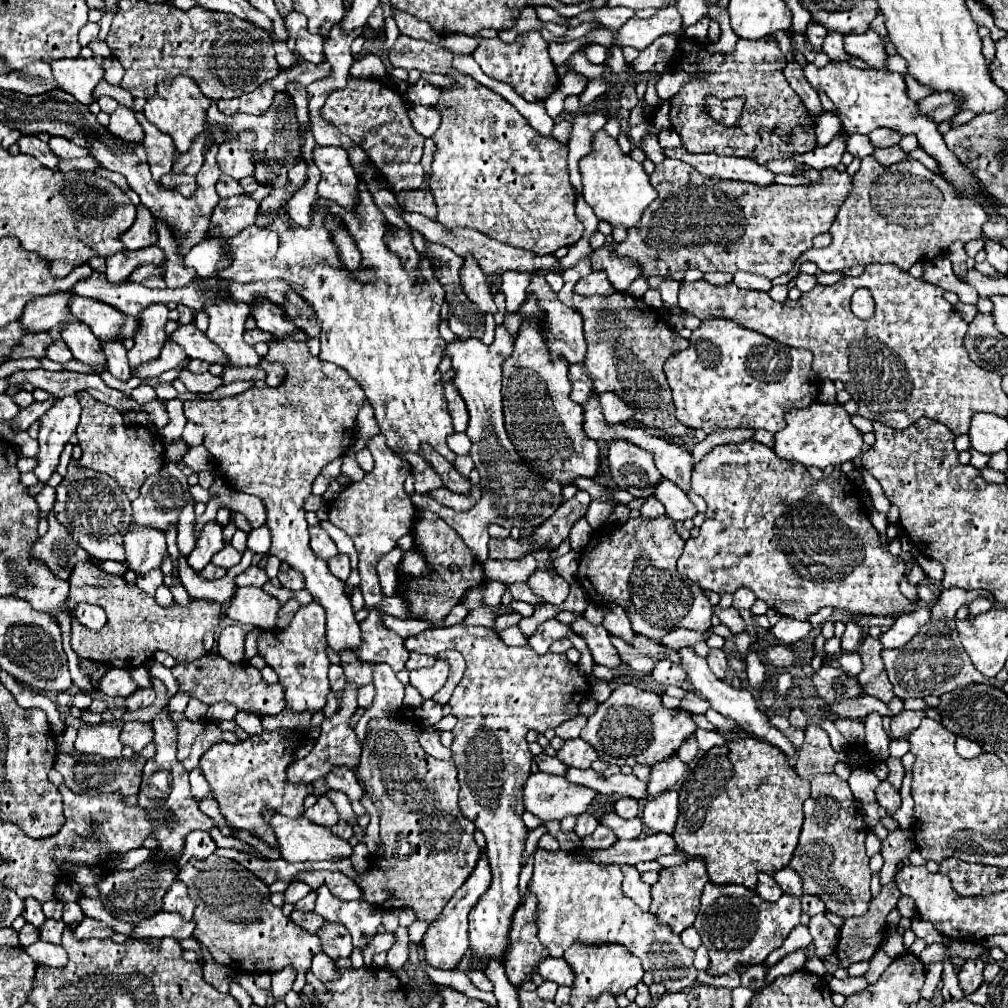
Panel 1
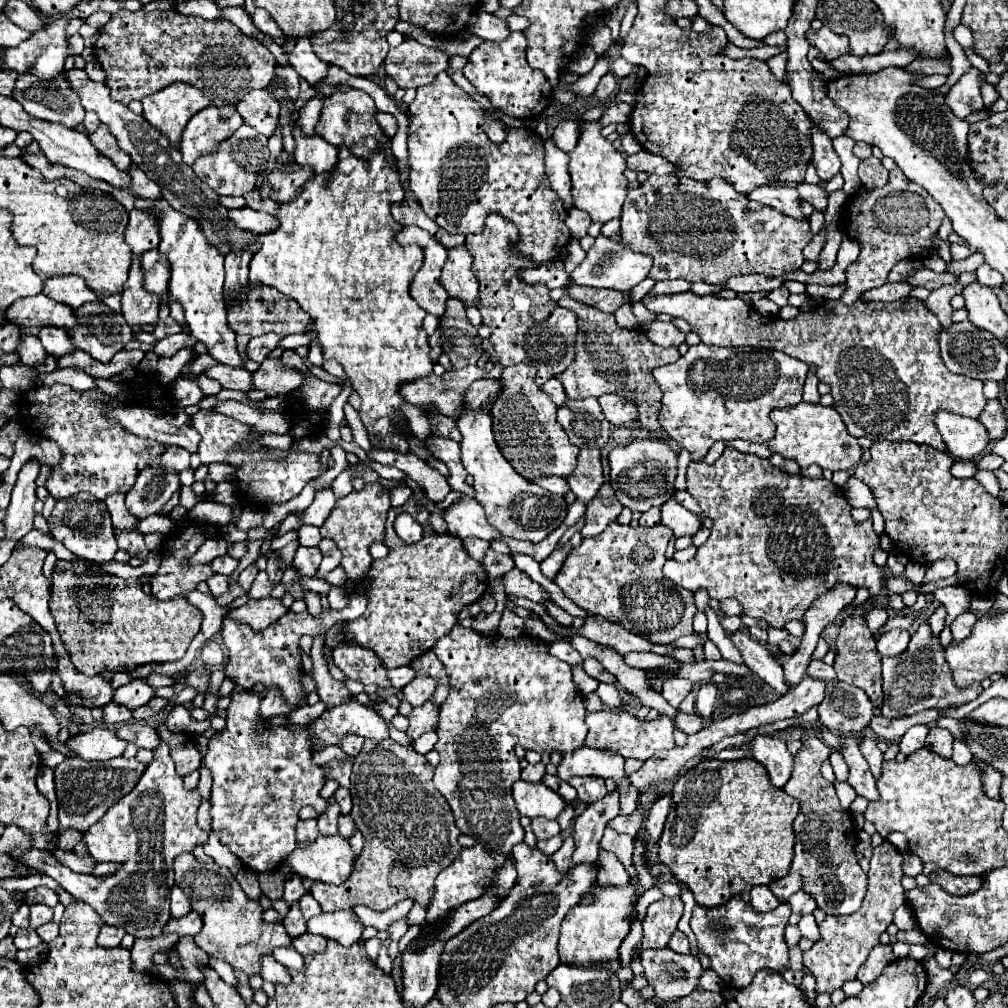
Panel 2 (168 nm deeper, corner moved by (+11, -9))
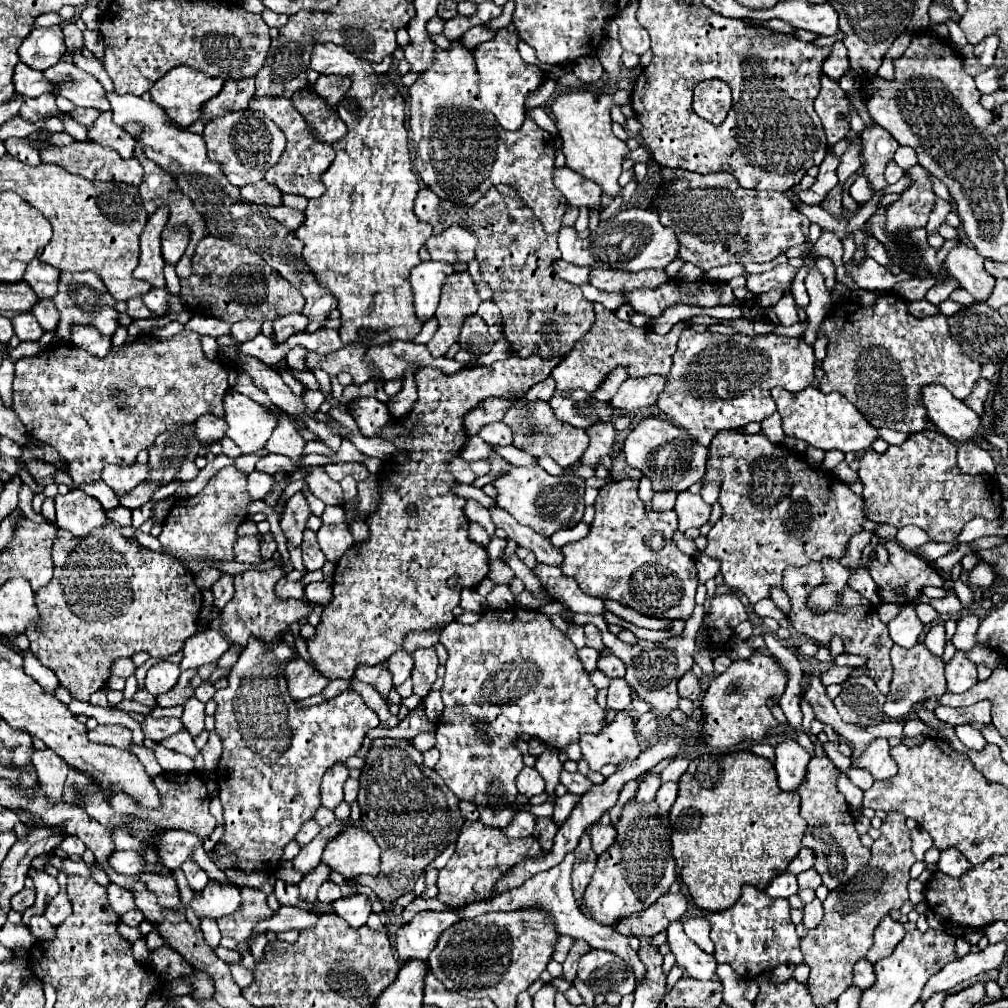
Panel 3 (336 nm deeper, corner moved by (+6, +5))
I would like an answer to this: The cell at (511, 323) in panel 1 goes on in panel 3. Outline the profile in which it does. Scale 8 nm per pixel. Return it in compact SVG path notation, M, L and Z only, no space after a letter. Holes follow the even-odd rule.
M495 185L475 205L455 205L453 201L441 201L441 197L435 197L431 189L423 187L417 193L415 201L417 217L431 223L433 233L441 233L443 229L447 229L447 225L461 225L477 235L477 259L481 265L481 277L493 289L493 303L501 309L503 315L505 339L511 343L513 351L519 357L529 357L533 353L541 357L567 355L577 339L591 329L591 325L595 323L593 305L583 297L579 287L555 277L553 263L555 259L561 259L561 253L557 249L559 235L545 233L541 221L535 219L527 205L523 205L523 199L515 193L515 189L511 189L509 185Z

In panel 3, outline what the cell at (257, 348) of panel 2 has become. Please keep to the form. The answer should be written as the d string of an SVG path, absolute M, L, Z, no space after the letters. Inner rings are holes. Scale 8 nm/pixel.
M295 313L295 315L287 315L287 317L275 319L273 327L275 327L277 343L285 343L291 335L305 331L307 325L309 325L309 319L303 313Z

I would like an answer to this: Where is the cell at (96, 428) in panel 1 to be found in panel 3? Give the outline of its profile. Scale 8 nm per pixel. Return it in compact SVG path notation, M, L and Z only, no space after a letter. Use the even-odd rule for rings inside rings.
M187 329L171 339L155 339L143 333L131 345L111 349L105 359L63 343L15 363L11 409L25 425L27 435L57 449L67 461L67 473L73 477L73 483L83 485L99 481L105 465L133 465L137 453L147 449L157 435L173 425L189 425L205 413L223 417L223 393L229 389L227 379L229 363L219 357L207 359L201 349L201 335Z

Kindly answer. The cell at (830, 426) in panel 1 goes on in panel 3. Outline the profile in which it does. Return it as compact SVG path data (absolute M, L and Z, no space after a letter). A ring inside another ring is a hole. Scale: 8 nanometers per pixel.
M807 387L799 393L789 393L785 389L771 389L771 395L777 403L777 411L783 417L783 431L795 439L807 441L809 445L831 451L837 449L841 453L849 451L867 451L873 441L879 439L879 429L873 427L857 409L851 405L841 393L821 393L815 387Z

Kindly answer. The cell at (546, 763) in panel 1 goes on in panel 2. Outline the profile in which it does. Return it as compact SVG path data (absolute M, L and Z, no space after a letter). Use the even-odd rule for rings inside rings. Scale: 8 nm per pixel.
M556 777L556 791L558 791L566 801L574 801L574 799L576 799L576 789L574 789L570 783L566 783L566 781L562 781L562 779L558 779L558 777Z

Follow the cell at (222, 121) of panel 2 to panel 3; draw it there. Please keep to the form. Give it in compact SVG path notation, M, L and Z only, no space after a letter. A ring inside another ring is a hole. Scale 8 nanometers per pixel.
M255 79L227 81L223 91L205 103L203 117L211 121L217 115L225 115L231 111L243 111L249 107L249 101L253 95L255 95Z

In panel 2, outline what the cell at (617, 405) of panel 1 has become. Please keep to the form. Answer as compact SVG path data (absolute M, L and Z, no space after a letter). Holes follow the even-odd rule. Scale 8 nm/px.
M602 395L598 399L598 403L602 407L602 413L604 413L606 421L610 421L612 425L628 427L636 421L634 401L628 401L628 399L618 397L618 395Z

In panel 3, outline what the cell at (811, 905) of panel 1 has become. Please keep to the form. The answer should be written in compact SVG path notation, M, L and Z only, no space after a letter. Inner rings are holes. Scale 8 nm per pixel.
M807 869L799 873L797 881L799 881L799 889L817 889L821 885L821 877L815 869Z

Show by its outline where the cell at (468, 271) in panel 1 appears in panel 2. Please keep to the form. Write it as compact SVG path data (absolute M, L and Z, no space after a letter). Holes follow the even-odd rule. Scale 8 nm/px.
M454 247L448 251L440 283L450 297L460 299L464 305L476 303L478 281L472 273L472 255L464 247Z

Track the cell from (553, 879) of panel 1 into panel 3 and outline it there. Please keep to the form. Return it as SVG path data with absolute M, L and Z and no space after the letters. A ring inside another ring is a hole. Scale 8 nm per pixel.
M673 921L667 929L667 941L677 963L685 967L685 975L693 979L713 979L717 971L717 961L713 955L697 949L697 945L685 937L681 921Z

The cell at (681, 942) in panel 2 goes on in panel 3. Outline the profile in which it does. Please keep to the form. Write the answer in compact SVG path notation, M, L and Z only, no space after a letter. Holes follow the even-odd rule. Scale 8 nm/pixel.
M691 917L691 919L683 919L683 927L685 927L685 933L691 941L695 941L695 945L699 949L703 949L705 953L713 953L715 947L713 947L713 941L709 937L709 921L703 919L703 917Z

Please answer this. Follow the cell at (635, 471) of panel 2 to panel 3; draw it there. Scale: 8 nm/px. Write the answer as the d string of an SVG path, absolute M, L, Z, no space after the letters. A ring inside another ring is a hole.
M649 417L643 419L625 441L625 457L627 463L647 475L653 483L653 491L687 491L691 483L699 483L705 473L705 461L709 449L699 445L695 437L691 437L683 427L673 425L671 421Z

